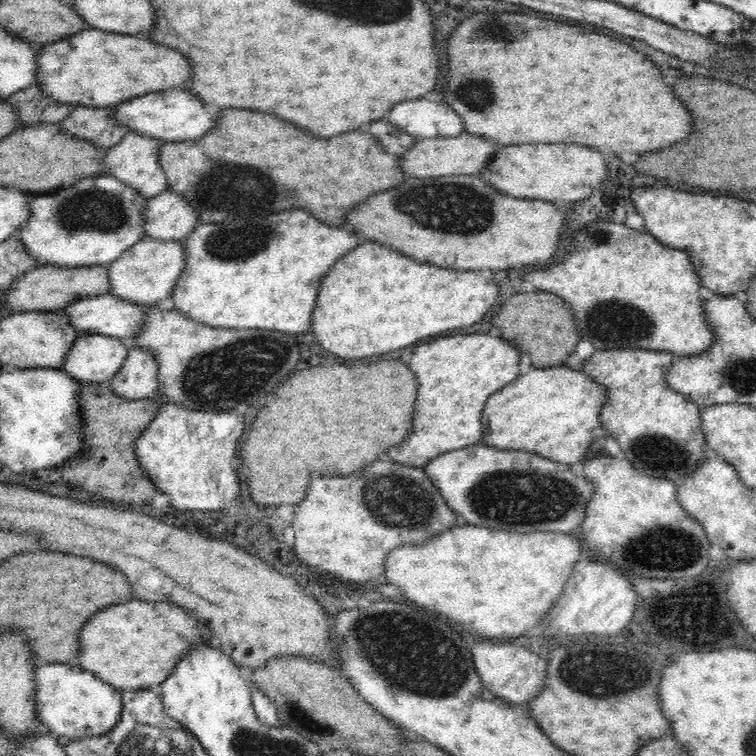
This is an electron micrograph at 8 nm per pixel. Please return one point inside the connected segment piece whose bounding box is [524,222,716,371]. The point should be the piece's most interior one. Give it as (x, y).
(628, 290)

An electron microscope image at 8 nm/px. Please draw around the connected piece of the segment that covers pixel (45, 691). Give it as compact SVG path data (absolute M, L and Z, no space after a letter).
M68 663L36 664L33 668L33 698L35 719L45 726L53 736L68 736L72 740L93 737L108 732L122 714L122 691L118 691L106 682L102 682L89 672L84 672L79 665Z

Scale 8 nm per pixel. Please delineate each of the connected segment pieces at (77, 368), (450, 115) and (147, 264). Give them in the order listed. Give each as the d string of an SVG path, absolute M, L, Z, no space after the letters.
M82 334L70 348L63 369L83 386L109 383L124 366L128 348L117 338Z
M402 102L388 118L394 126L417 139L455 137L465 131L462 118L447 102Z
M144 235L110 265L110 292L140 305L154 305L170 296L186 268L185 240L156 239Z

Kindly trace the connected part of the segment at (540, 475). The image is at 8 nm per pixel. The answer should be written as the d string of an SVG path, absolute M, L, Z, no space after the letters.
M482 442L442 454L424 470L464 524L520 534L562 532L576 536L572 532L584 524L588 504L596 494L592 480L584 474L574 474L571 465L536 456L530 451L502 450Z

